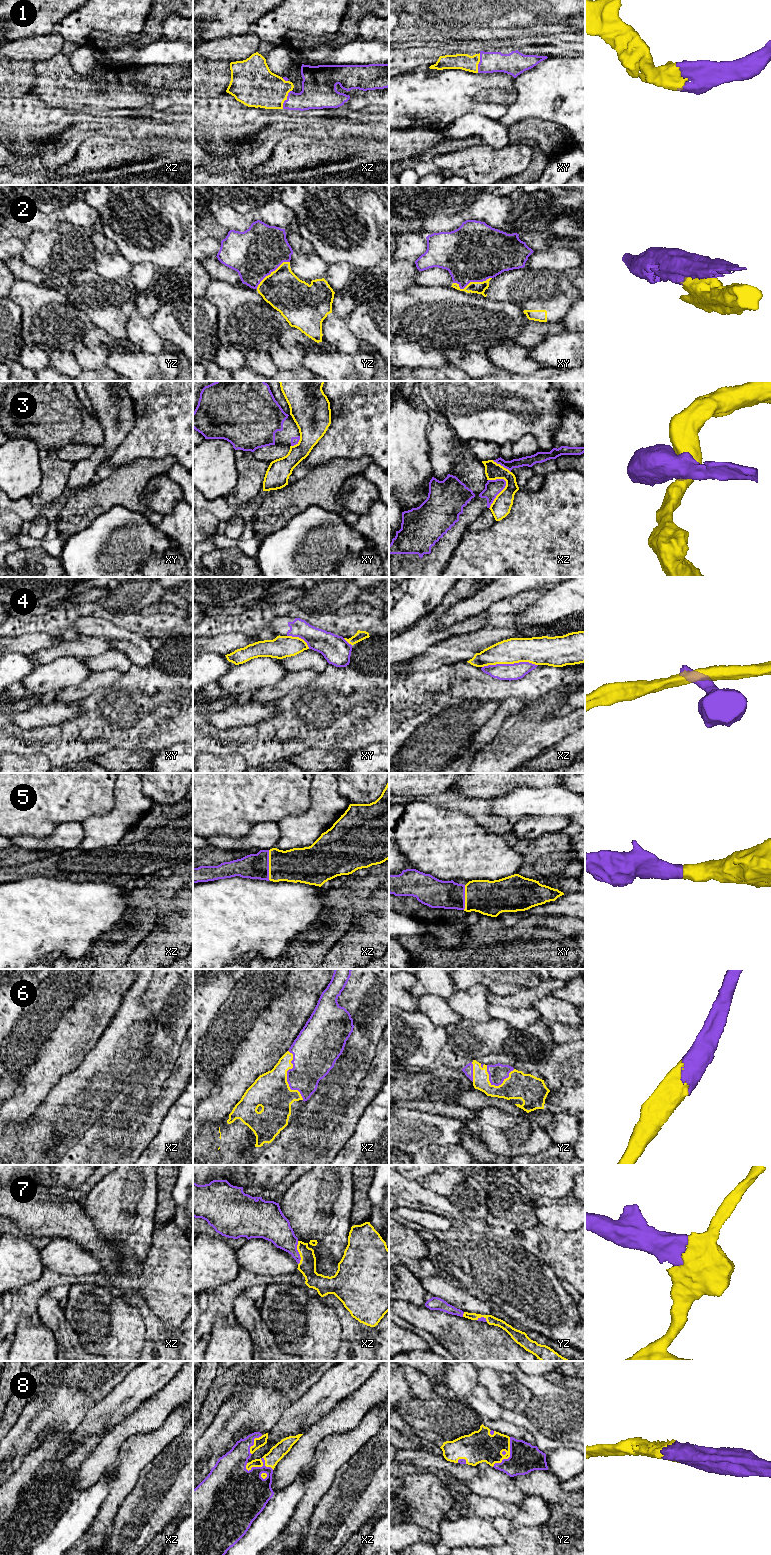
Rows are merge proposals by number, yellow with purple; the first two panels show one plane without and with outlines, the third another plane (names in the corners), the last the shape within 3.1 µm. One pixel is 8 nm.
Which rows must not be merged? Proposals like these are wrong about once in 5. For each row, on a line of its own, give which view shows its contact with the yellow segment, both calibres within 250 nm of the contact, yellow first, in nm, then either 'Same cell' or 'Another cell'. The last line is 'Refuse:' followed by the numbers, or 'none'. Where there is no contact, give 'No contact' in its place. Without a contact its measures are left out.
1: Touches yellow in xz. Thickness 320 nm (yellow) against 240 nm. Same cell
2: Touches yellow in xy. Thickness 100 nm (yellow) against 480 nm. Another cell
3: Touches yellow in xz. Thickness 160 nm (yellow) against 130 nm. Another cell
4: Touches yellow in xz. Thickness 220 nm (yellow) against 130 nm. Another cell
5: Touches yellow in xz. Thickness 280 nm (yellow) against 200 nm. Same cell
6: Touches yellow in xz. Thickness 300 nm (yellow) against 320 nm. Same cell
7: Touches yellow in xz. Thickness 140 nm (yellow) against 200 nm. Same cell
8: Touches yellow in xz. Thickness 60 nm (yellow) against 380 nm. Same cell
Refuse: 2, 3, 4

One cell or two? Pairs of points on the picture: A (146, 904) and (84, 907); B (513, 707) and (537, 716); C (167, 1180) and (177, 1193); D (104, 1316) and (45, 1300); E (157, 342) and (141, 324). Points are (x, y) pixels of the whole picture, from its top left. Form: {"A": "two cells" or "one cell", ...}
{"A": "two cells", "B": "two cells", "C": "two cells", "D": "two cells", "E": "one cell"}

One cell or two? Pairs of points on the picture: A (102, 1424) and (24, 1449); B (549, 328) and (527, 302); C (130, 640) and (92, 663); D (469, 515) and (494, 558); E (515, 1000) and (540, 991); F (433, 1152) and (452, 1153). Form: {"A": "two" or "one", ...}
{"A": "two", "B": "two", "C": "two", "D": "two", "E": "one", "F": "one"}

